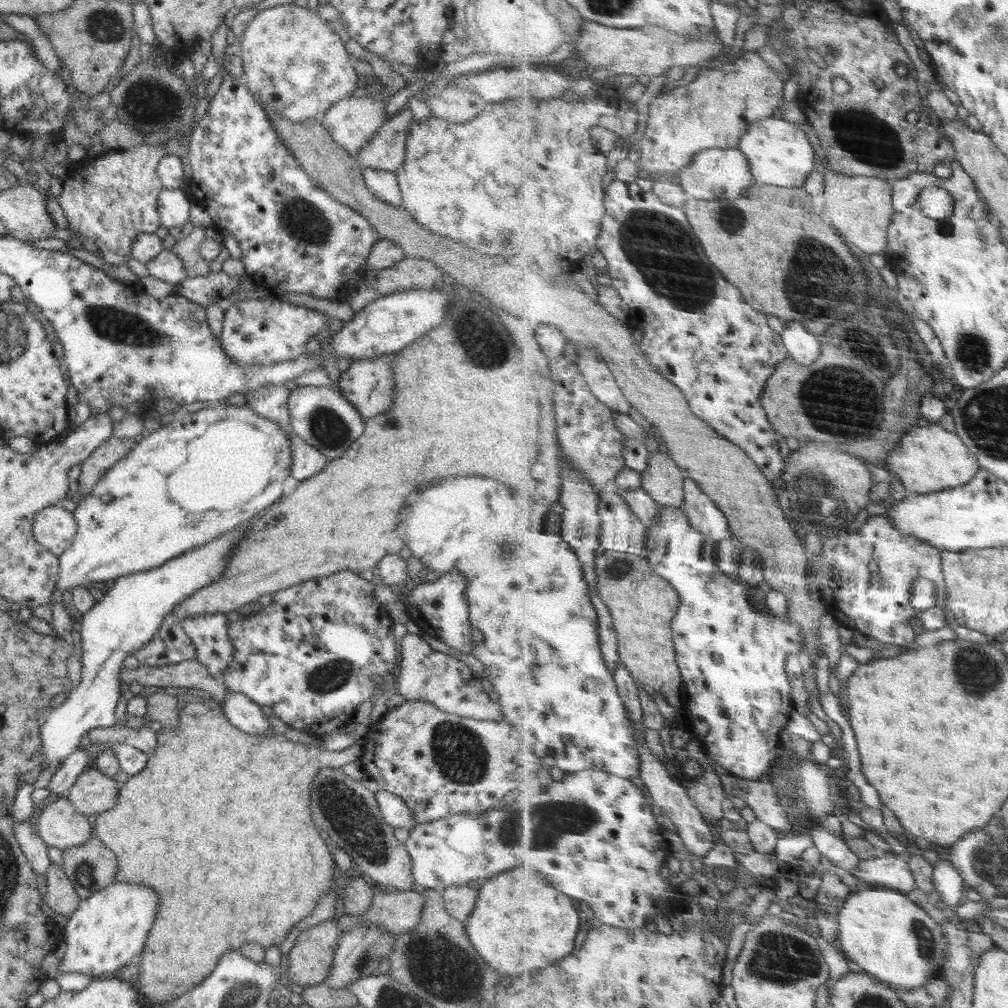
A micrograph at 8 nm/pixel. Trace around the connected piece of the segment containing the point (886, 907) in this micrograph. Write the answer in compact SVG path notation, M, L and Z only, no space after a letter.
M879 886L853 892L846 906L839 910L839 940L844 954L855 960L866 973L889 983L894 989L924 988L943 976L950 956L950 937L944 925L936 922L918 901L902 891Z

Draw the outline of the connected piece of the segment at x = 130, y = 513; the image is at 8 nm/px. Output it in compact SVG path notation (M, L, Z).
M206 405L204 410L198 410L194 414L186 412L181 413L172 422L161 427L157 431L145 436L124 458L114 463L112 468L106 470L104 476L94 484L90 494L81 497L76 509L72 512L78 530L74 535L71 545L59 557L59 571L54 590L60 590L61 593L69 591L78 586L91 586L93 583L105 582L110 579L118 579L126 575L141 572L148 569L162 566L165 562L172 560L175 556L185 553L186 550L204 546L206 542L212 542L214 538L220 538L222 534L238 527L244 521L251 520L254 516L267 510L274 505L284 494L284 480L290 476L290 466L292 466L292 441L290 435L272 419L262 417L250 409L248 405Z

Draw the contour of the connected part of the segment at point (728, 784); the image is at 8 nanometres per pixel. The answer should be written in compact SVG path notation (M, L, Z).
M729 774L723 775L721 779L725 790L730 790L732 796L742 798L754 810L758 819L777 831L792 830L792 822L782 800L778 798L771 776L754 780Z

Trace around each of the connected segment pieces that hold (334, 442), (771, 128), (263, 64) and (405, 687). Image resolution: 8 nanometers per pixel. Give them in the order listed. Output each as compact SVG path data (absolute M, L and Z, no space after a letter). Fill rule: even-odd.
M298 386L288 398L290 426L303 441L314 446L328 459L340 458L364 432L365 421L358 409L340 390L327 386Z
M766 118L758 121L749 134L745 135L738 148L746 153L750 163L753 164L754 177L764 184L788 188L802 187L813 173L817 173L814 144L798 124L788 120Z
M294 3L280 4L274 6L274 8L266 8L266 10L258 12L258 14L248 22L248 26L246 26L246 30L244 30L240 39L240 50L238 54L241 56L243 62L244 79L248 91L258 102L261 101L267 106L270 106L276 113L290 122L308 122L315 120L319 115L324 115L334 103L350 97L351 93L354 92L356 88L361 88L363 78L356 73L353 56L346 51L344 34L338 32L335 29L335 25L330 24L318 16L316 10L311 10L308 7L296 6Z
M407 633L398 639L398 649L398 692L406 701L420 699L436 705L449 714L505 722L500 703L488 689L486 682L472 675L472 671L464 662L454 656L435 652L422 635L412 633Z

